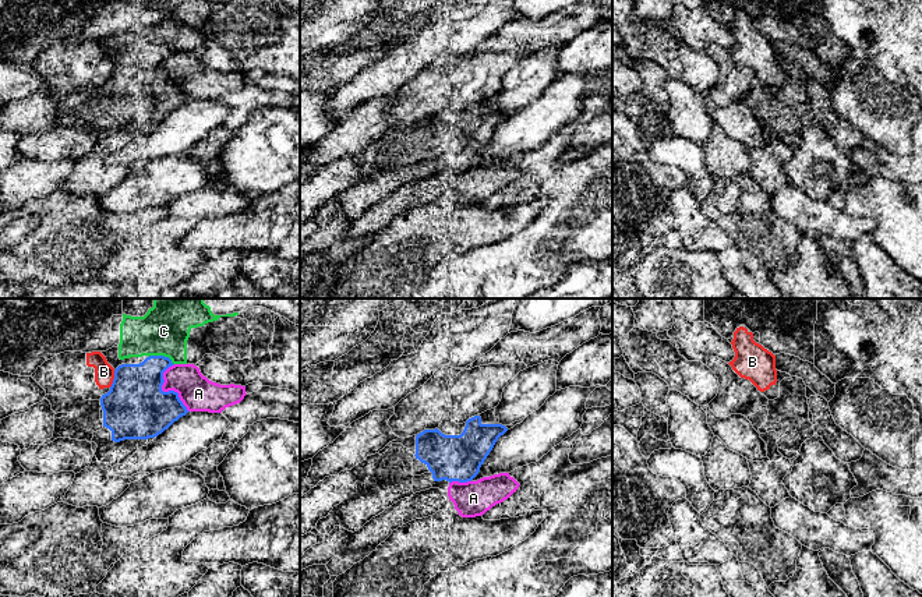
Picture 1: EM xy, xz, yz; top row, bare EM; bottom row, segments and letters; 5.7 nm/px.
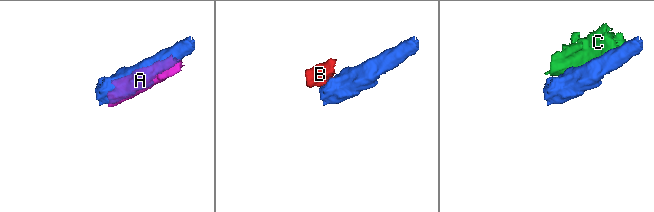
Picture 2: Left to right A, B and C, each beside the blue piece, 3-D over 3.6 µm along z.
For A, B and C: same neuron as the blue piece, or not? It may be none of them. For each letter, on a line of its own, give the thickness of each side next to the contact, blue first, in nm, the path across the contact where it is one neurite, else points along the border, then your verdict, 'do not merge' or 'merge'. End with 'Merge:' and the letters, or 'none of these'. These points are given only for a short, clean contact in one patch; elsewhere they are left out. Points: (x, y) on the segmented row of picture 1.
A: calibres 360 and 200 nm; do not merge
B: calibres 360 and 110 nm; do not merge
C: calibres 280 and 280 nm; do not merge
Merge: none of these

